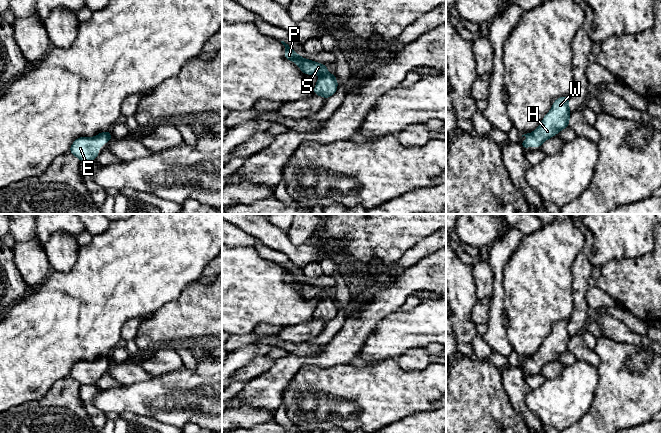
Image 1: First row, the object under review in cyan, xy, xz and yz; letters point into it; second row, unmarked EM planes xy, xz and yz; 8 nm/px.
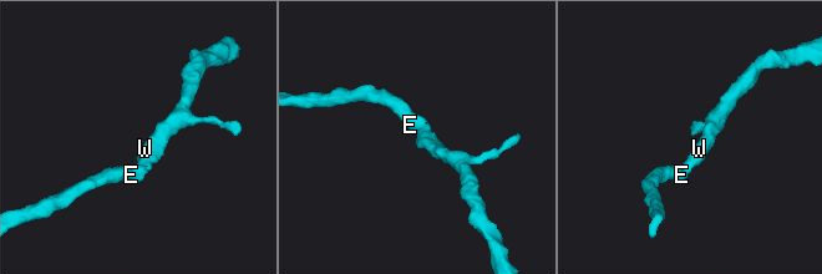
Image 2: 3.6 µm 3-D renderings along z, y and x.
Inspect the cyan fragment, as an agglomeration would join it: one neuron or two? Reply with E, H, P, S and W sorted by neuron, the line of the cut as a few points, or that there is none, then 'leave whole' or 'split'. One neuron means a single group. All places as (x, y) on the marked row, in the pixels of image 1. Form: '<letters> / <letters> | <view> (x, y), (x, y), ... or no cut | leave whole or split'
E H P S W | no cut | leave whole

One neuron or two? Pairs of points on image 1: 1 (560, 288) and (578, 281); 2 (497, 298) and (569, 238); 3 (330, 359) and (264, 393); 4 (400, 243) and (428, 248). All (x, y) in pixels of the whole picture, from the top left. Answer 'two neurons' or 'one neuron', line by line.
1: two neurons
2: two neurons
3: one neuron
4: two neurons

